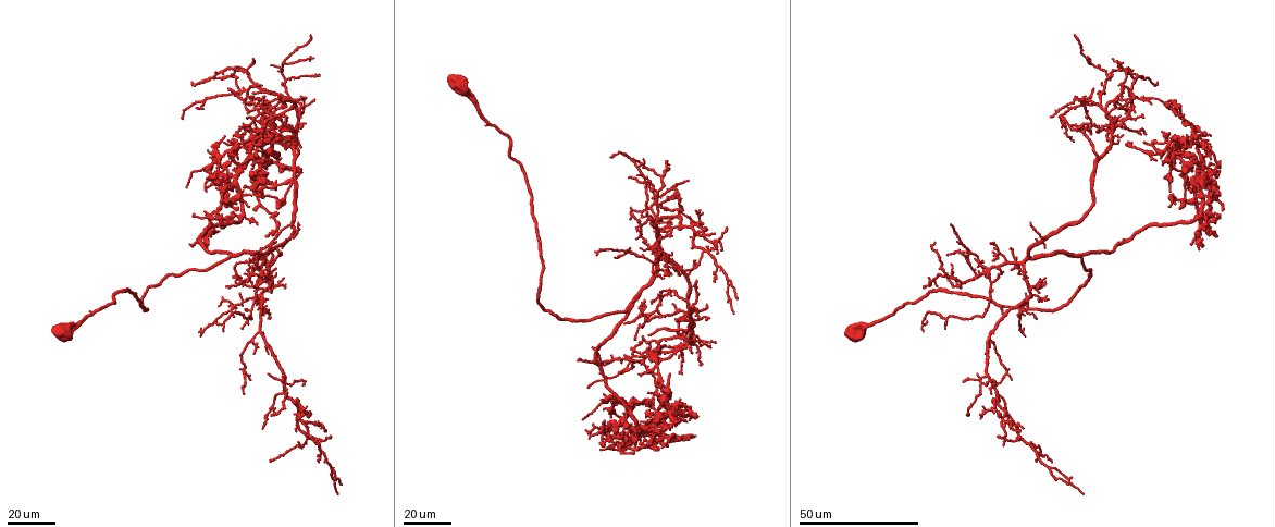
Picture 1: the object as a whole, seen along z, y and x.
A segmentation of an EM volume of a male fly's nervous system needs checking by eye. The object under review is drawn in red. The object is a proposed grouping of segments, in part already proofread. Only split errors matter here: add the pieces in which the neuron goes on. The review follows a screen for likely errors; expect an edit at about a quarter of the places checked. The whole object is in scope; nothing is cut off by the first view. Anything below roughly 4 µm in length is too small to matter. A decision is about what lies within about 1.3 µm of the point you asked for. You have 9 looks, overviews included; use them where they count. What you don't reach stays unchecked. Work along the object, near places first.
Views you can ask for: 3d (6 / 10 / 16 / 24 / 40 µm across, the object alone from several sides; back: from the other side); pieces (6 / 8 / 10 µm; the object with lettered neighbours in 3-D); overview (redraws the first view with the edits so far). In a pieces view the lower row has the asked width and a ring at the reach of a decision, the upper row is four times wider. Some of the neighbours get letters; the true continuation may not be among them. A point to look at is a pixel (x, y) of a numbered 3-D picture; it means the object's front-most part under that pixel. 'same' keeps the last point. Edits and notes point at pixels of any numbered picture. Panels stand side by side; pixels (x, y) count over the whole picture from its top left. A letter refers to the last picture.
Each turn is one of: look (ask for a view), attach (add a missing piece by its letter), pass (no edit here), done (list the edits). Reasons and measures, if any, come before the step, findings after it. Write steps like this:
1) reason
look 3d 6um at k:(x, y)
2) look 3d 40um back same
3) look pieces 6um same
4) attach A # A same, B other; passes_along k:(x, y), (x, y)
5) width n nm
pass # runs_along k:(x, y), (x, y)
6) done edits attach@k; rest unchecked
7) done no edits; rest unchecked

free end
look 3d 24um at 1:(1143, 141)

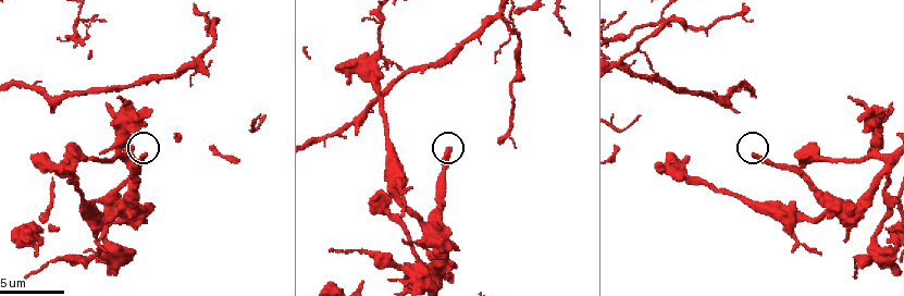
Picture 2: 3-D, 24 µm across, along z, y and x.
look pieces 8um at 2:(447, 150)

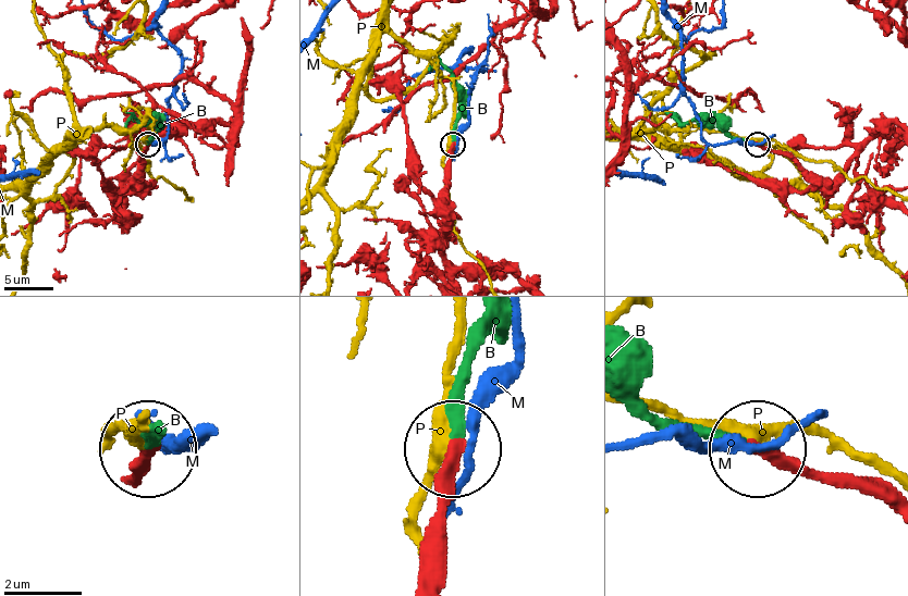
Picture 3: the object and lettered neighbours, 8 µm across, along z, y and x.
attach B # B same, M other, P other; it goes on there

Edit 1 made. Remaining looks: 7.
free end
look 3d 40um at 1:(685, 419)

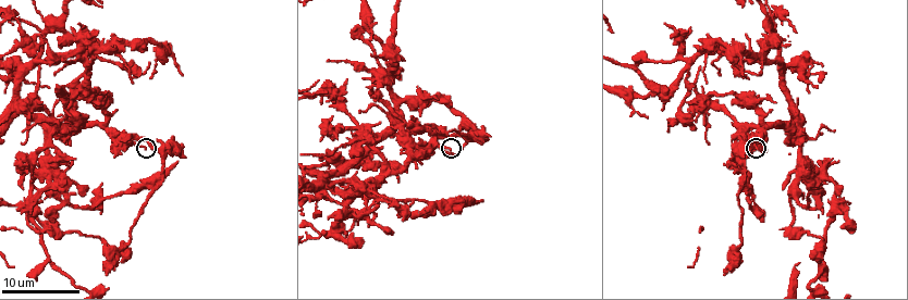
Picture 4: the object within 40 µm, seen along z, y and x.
what lies round it
look pieces 10um at 4:(145, 147)

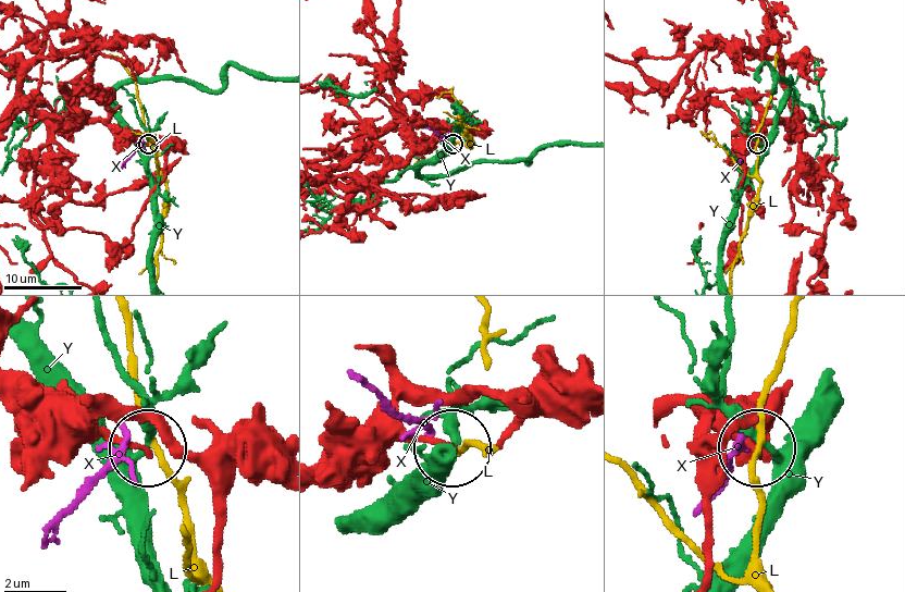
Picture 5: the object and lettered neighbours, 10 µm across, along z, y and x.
pass # L other, X other, Y other; no lettered piece goes on from it

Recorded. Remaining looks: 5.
branch stops here
look 3d 6um at 4:(731, 141)

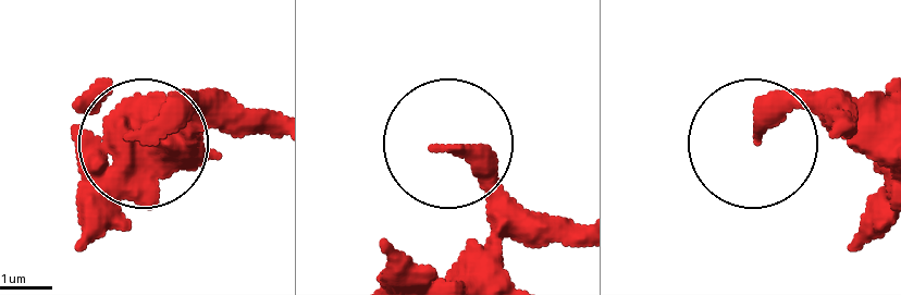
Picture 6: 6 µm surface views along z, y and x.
look pieces 6um at 6:(762, 137)

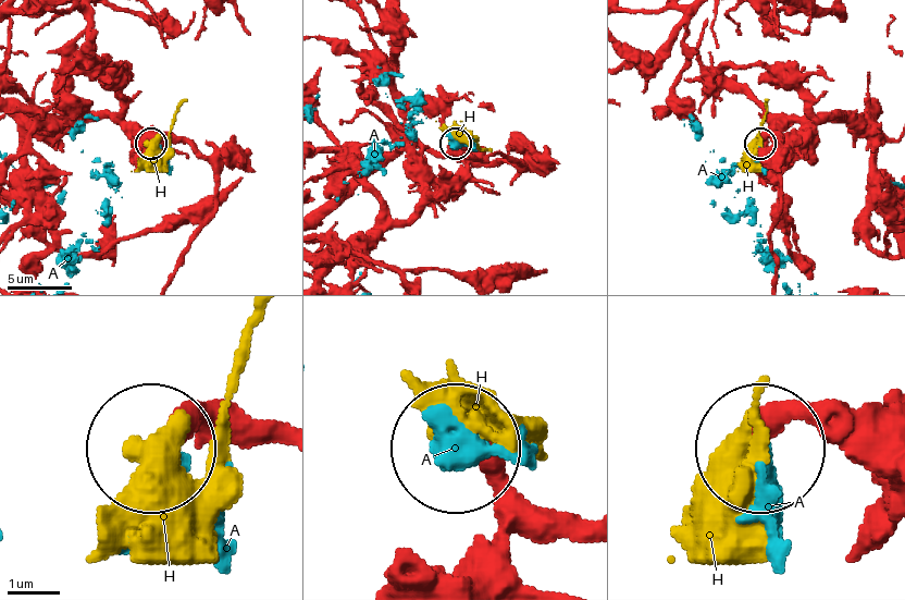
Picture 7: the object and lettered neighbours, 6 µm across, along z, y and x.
attach H # A other, H same; it goes on there

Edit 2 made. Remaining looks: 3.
look overview

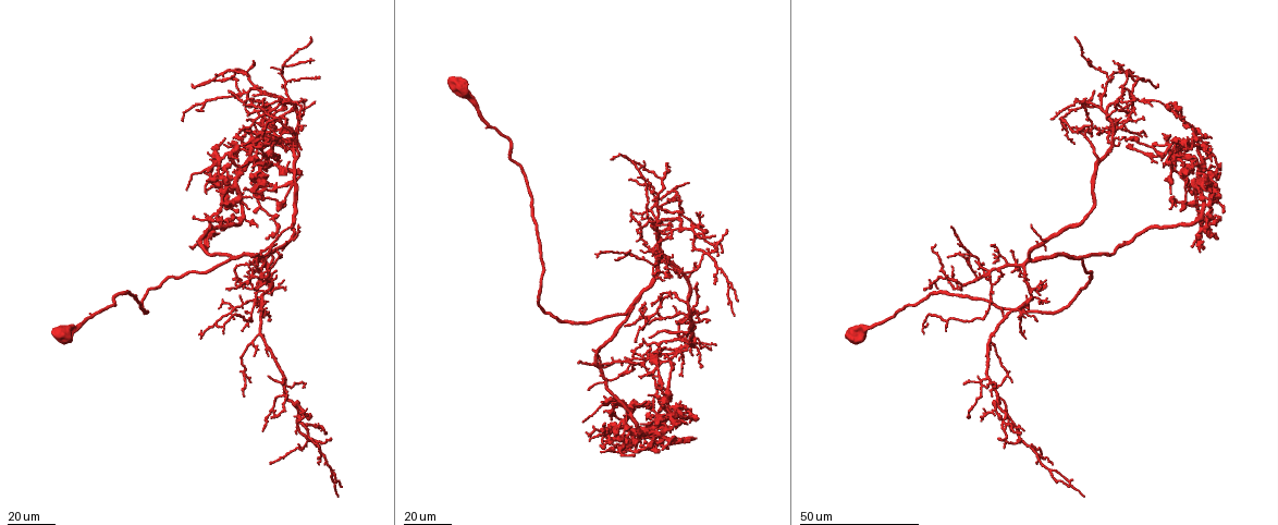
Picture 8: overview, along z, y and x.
branch stops here
look 3d 40um at 8:(648, 336)

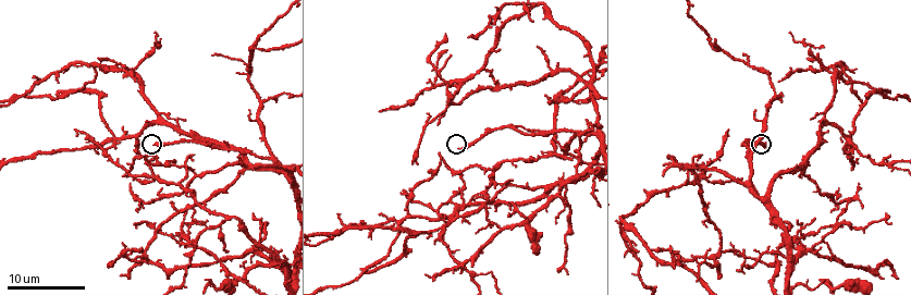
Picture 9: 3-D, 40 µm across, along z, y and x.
see the neighbours
look pieces 10um at 9:(157, 145)

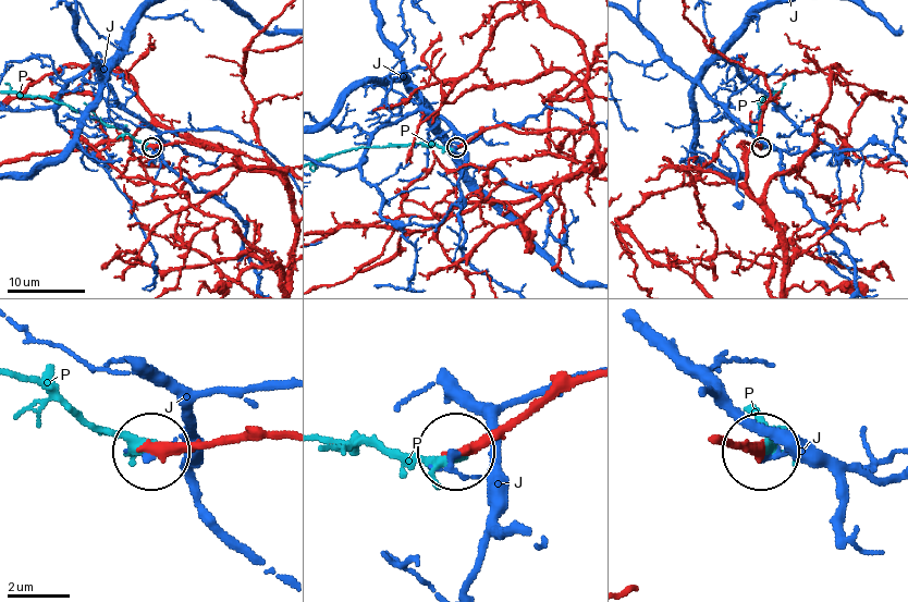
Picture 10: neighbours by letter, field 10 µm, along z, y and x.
attach P # J other, P same; passes_along 10:(538, 400), (446, 459), (400, 459), (360, 443), (321, 441); the neuron continues

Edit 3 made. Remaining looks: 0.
done edits attach@3, attach@7, attach@10; rest unchecked

